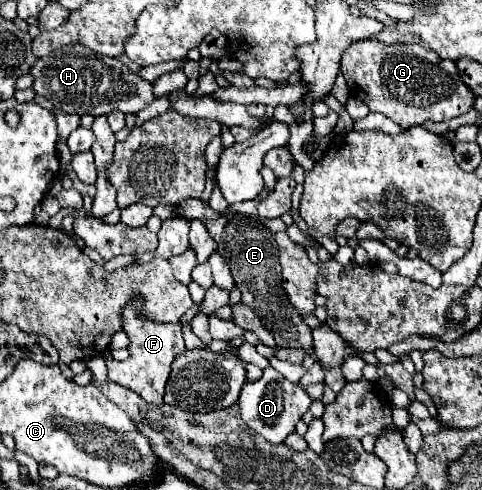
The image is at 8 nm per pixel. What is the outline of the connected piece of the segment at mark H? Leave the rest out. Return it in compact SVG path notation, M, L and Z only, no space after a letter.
M67 45L37 59L29 73L33 77L31 89L37 95L47 97L55 109L61 109L65 113L77 115L85 113L107 115L111 111L139 113L153 101L149 81L141 79L115 57L91 53L91 49L85 49L83 45Z

